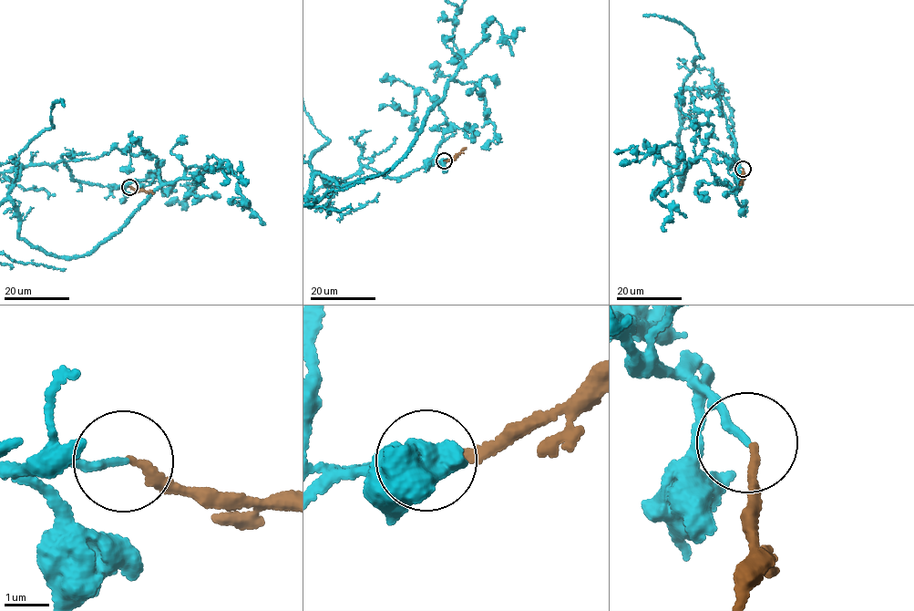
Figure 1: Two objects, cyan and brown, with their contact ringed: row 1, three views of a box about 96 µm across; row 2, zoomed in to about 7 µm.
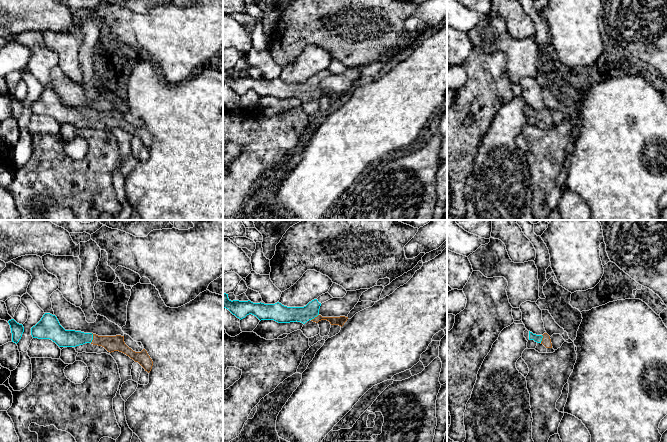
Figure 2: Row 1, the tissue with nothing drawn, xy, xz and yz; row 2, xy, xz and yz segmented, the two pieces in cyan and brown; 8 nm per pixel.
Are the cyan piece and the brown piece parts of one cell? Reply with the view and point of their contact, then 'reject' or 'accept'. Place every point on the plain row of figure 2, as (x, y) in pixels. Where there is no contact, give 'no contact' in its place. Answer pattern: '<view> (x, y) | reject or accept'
xy (92, 114) | accept

